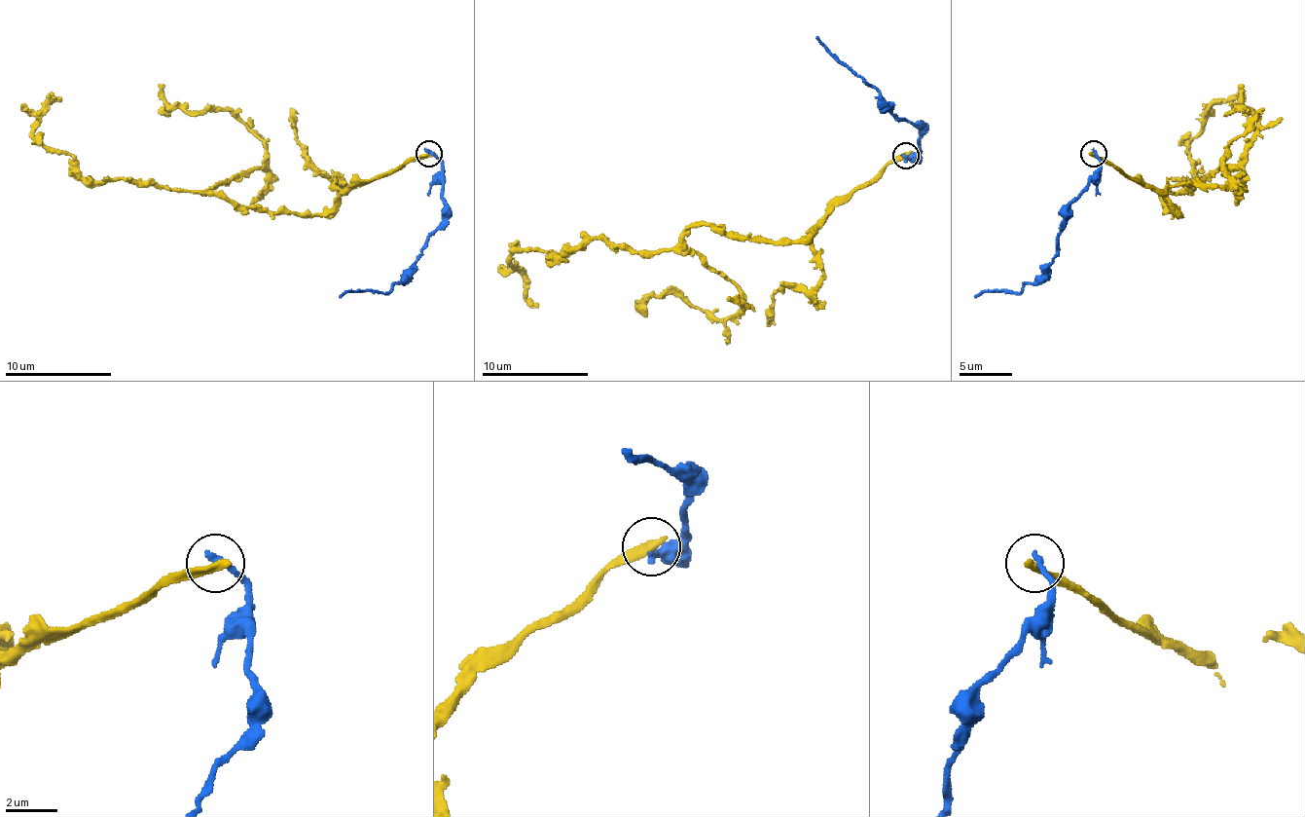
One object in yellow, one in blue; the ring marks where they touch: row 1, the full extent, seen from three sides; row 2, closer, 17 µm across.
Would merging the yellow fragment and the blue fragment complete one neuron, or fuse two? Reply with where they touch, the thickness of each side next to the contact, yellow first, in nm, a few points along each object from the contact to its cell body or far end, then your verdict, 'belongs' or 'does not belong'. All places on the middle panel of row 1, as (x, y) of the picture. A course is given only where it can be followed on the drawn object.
place (905, 155); calibres 360 and 260 nm; course yellow (906, 156), (802, 241), (736, 239), (698, 225), (658, 251), (584, 239), (560, 254), (512, 257), (538, 308); course blue (906, 156), (917, 161), (920, 129), (911, 121), (900, 121), (892, 108), (815, 36); does not belong

